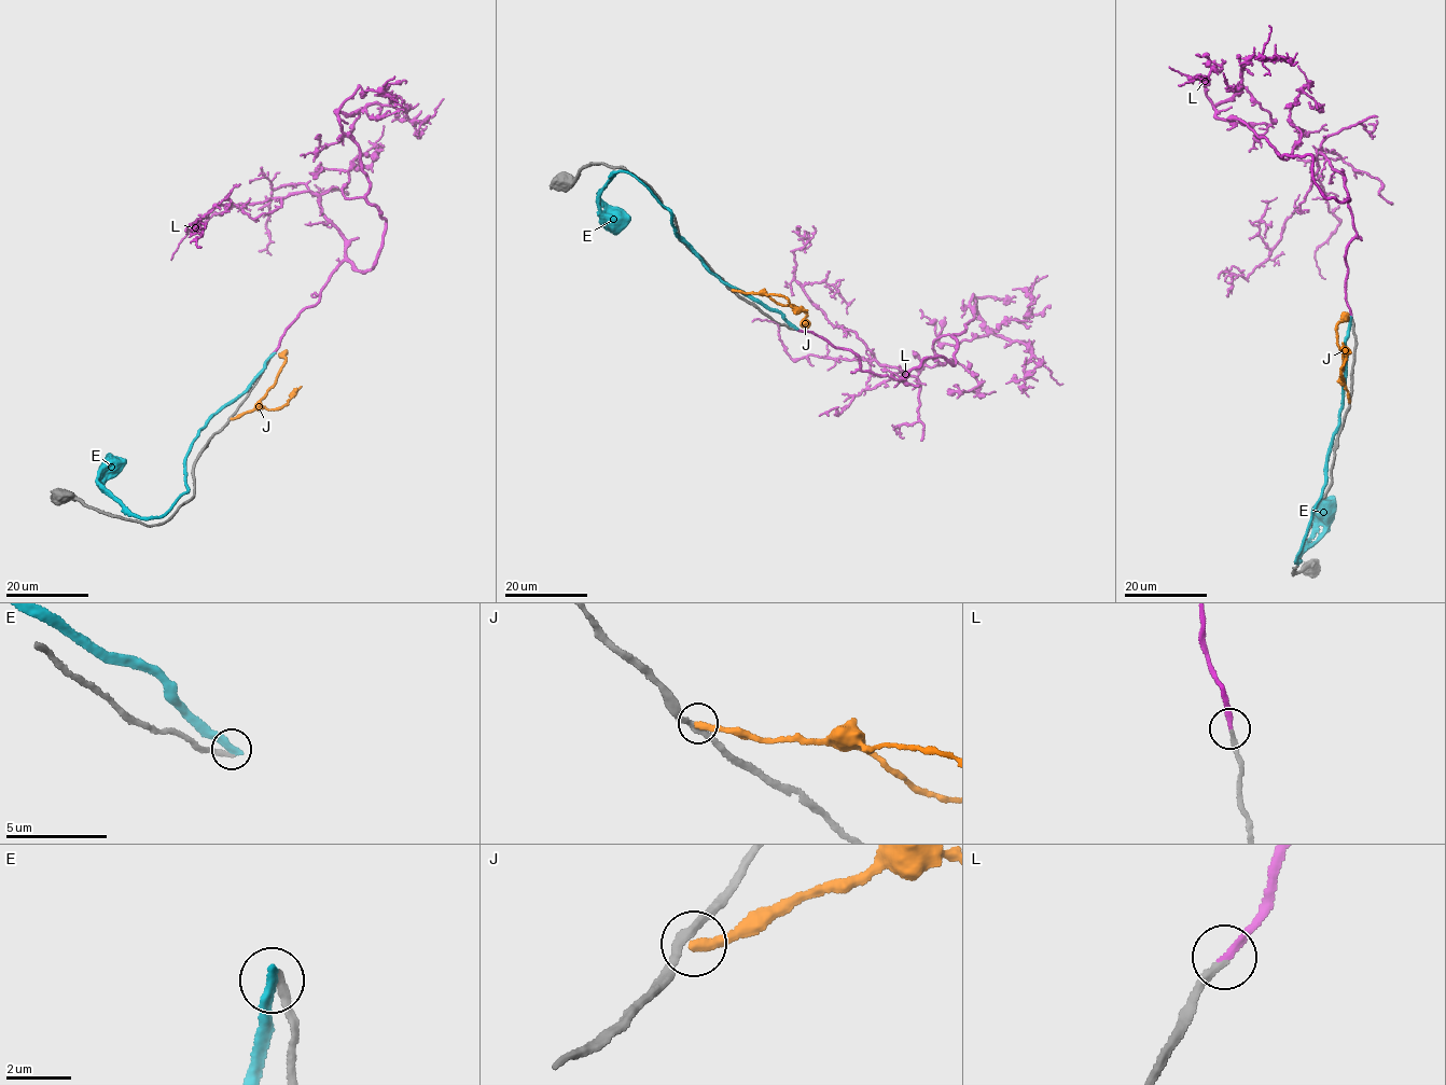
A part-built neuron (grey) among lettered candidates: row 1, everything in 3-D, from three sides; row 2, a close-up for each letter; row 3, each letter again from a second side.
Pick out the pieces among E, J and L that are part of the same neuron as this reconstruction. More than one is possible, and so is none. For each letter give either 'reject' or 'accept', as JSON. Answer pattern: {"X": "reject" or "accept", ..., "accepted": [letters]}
{"E": "reject", "J": "reject", "L": "accept", "accepted": ["L"]}

